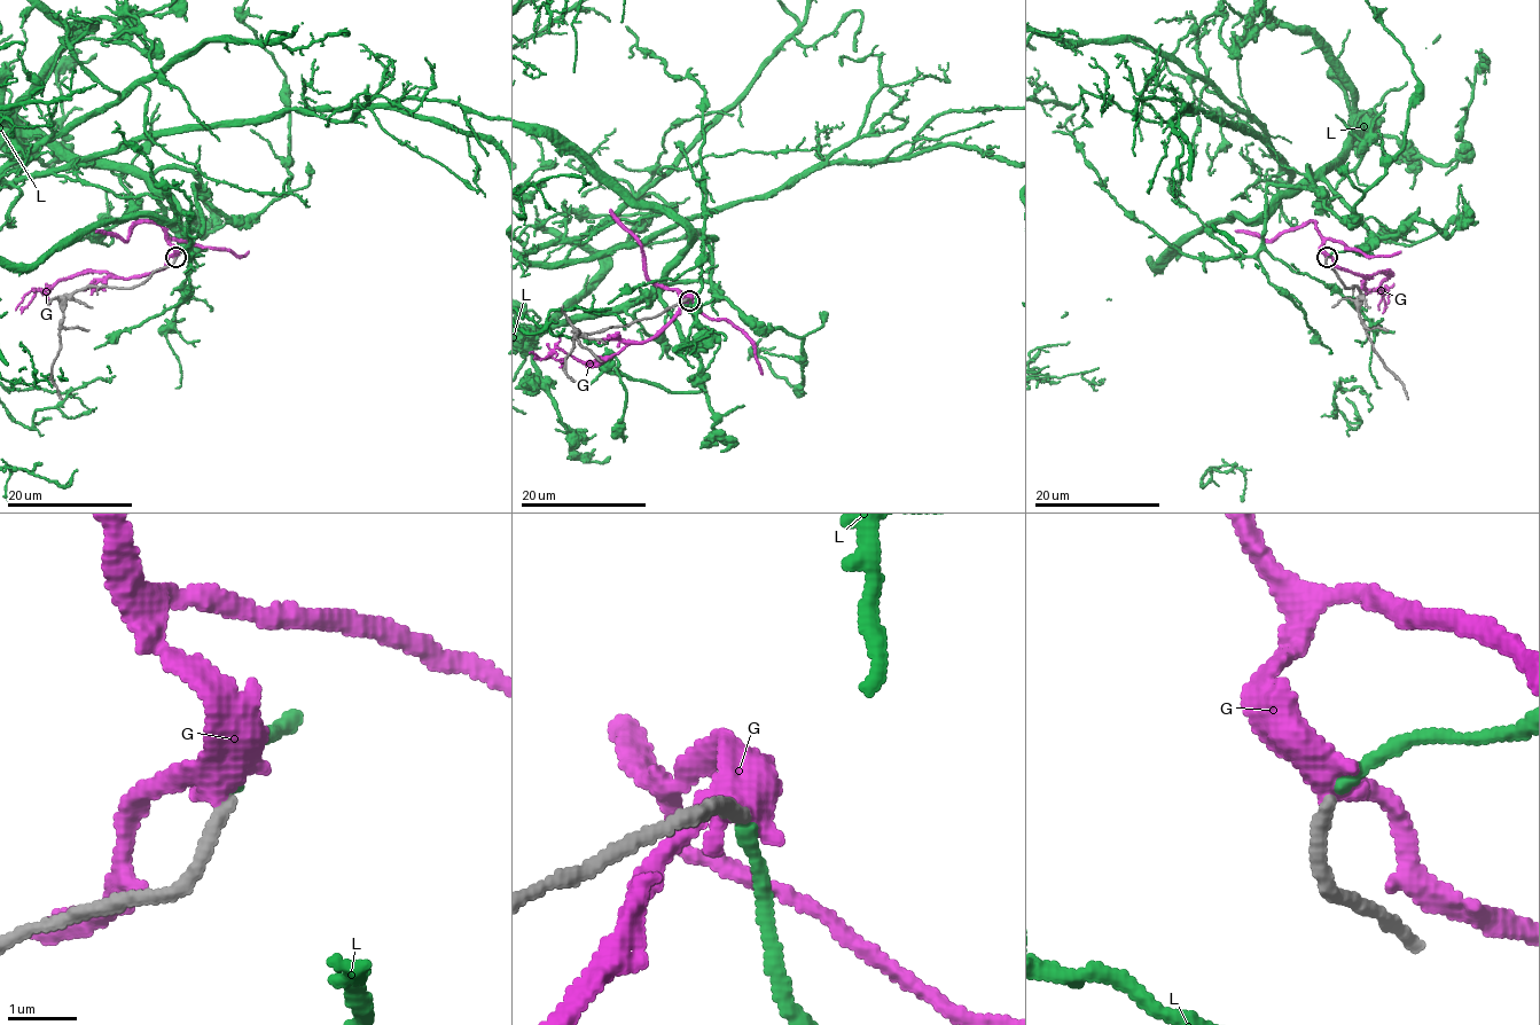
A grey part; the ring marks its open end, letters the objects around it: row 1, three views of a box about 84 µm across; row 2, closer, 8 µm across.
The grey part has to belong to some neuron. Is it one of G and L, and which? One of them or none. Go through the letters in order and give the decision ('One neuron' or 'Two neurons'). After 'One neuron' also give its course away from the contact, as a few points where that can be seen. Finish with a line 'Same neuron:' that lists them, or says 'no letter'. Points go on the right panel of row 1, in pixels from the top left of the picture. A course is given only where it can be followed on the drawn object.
G: Two neurons
L: One neuron
Same neuron: L

